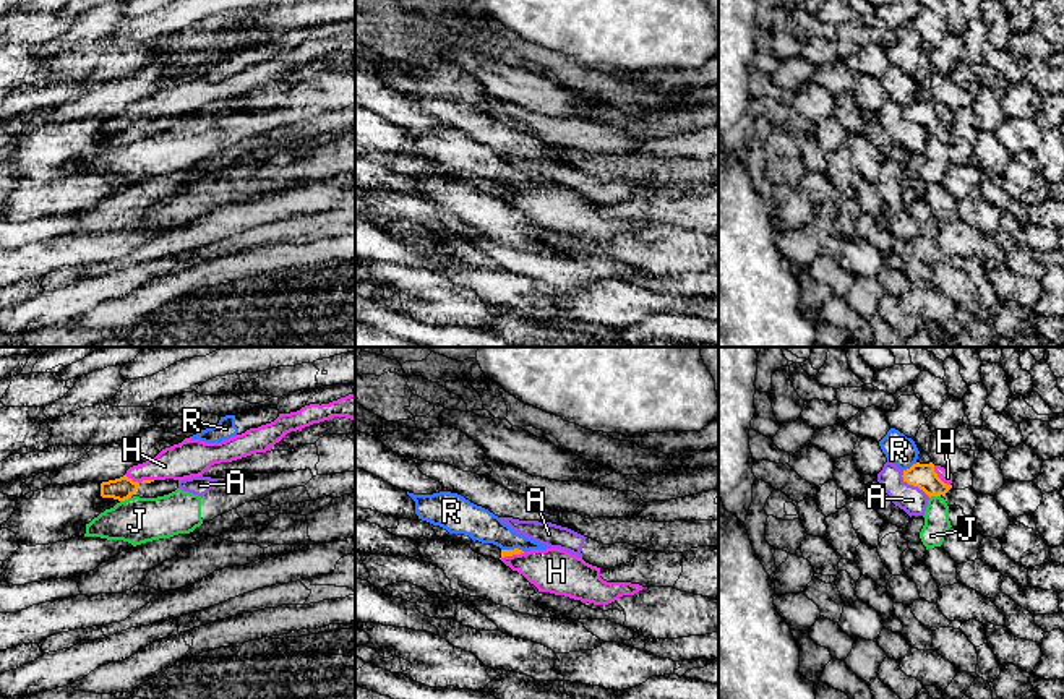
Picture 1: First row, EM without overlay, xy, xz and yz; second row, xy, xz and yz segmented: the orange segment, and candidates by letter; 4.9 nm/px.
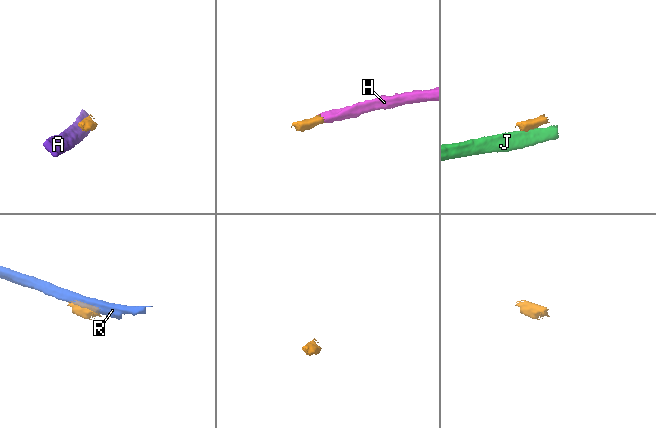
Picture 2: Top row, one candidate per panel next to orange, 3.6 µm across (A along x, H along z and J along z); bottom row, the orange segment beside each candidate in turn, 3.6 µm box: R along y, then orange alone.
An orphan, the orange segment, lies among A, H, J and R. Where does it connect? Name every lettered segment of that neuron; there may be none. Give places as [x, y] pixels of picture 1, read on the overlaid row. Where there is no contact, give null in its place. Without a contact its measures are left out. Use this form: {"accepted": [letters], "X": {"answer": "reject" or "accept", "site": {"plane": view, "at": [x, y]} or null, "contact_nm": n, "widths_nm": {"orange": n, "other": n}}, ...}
{"accepted": ["H"], "A": {"answer": "reject", "site": {"plane": "yz", "at": [913, 485]}, "contact_nm": 190, "widths_nm": {"orange": 120, "other": 140}}, "H": {"answer": "accept", "site": {"plane": "xy", "at": [141, 482]}, "contact_nm": 150, "widths_nm": {"orange": 120, "other": 180}}, "J": {"answer": "reject", "site": {"plane": "xy", "at": [125, 498]}, "contact_nm": 60, "widths_nm": {"orange": 120, "other": 220}}, "R": {"answer": "reject", "site": {"plane": "yz", "at": [910, 467]}, "contact_nm": 90, "widths_nm": {"orange": 120, "other": 150}}}

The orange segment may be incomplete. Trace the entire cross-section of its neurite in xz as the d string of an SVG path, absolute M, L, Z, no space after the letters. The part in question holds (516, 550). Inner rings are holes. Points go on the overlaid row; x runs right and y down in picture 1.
M560 548L522 551L501 550L501 561L522 574L538 592L564 595L594 605L608 605L644 587L631 582L607 582L600 568Z

